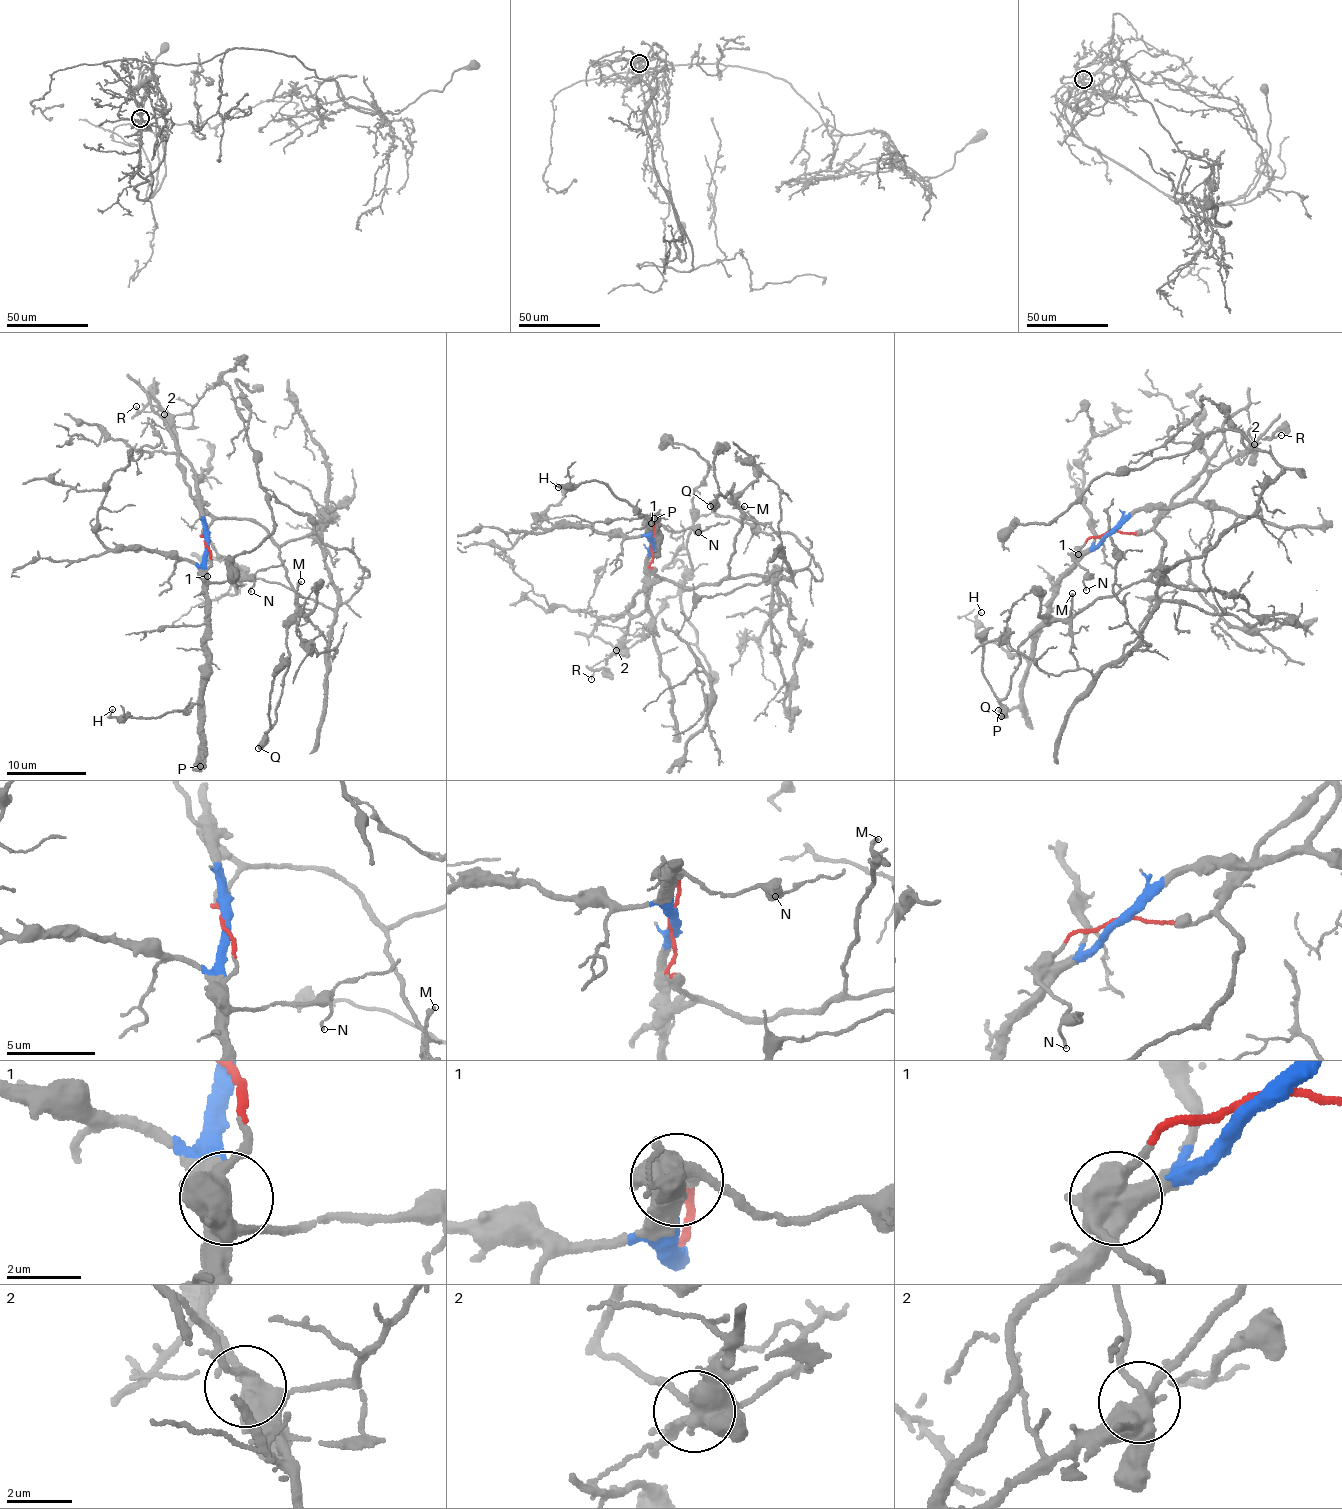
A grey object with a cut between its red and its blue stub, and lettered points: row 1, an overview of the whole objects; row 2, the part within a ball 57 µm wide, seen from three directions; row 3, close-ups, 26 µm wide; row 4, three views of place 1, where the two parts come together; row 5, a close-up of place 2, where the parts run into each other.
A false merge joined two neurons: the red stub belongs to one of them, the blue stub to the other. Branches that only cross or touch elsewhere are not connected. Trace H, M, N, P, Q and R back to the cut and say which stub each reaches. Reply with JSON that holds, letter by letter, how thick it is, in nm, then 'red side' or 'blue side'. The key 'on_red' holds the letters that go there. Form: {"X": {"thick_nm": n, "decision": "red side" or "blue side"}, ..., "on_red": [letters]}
{"H": {"thick_nm": 120, "decision": "blue side"}, "M": {"thick_nm": 240, "decision": "red side"}, "N": {"thick_nm": 130, "decision": "red side"}, "P": {"thick_nm": 190, "decision": "blue side"}, "Q": {"thick_nm": 600, "decision": "red side"}, "R": {"thick_nm": 130, "decision": "blue side"}, "on_red": ["M", "N", "Q"]}

